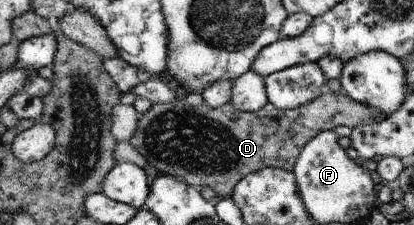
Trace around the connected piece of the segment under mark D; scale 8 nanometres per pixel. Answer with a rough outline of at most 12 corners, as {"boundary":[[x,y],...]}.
{"boundary":[[328,88],[253,113],[184,98],[129,144],[162,175],[231,198],[307,143],[385,114]]}

